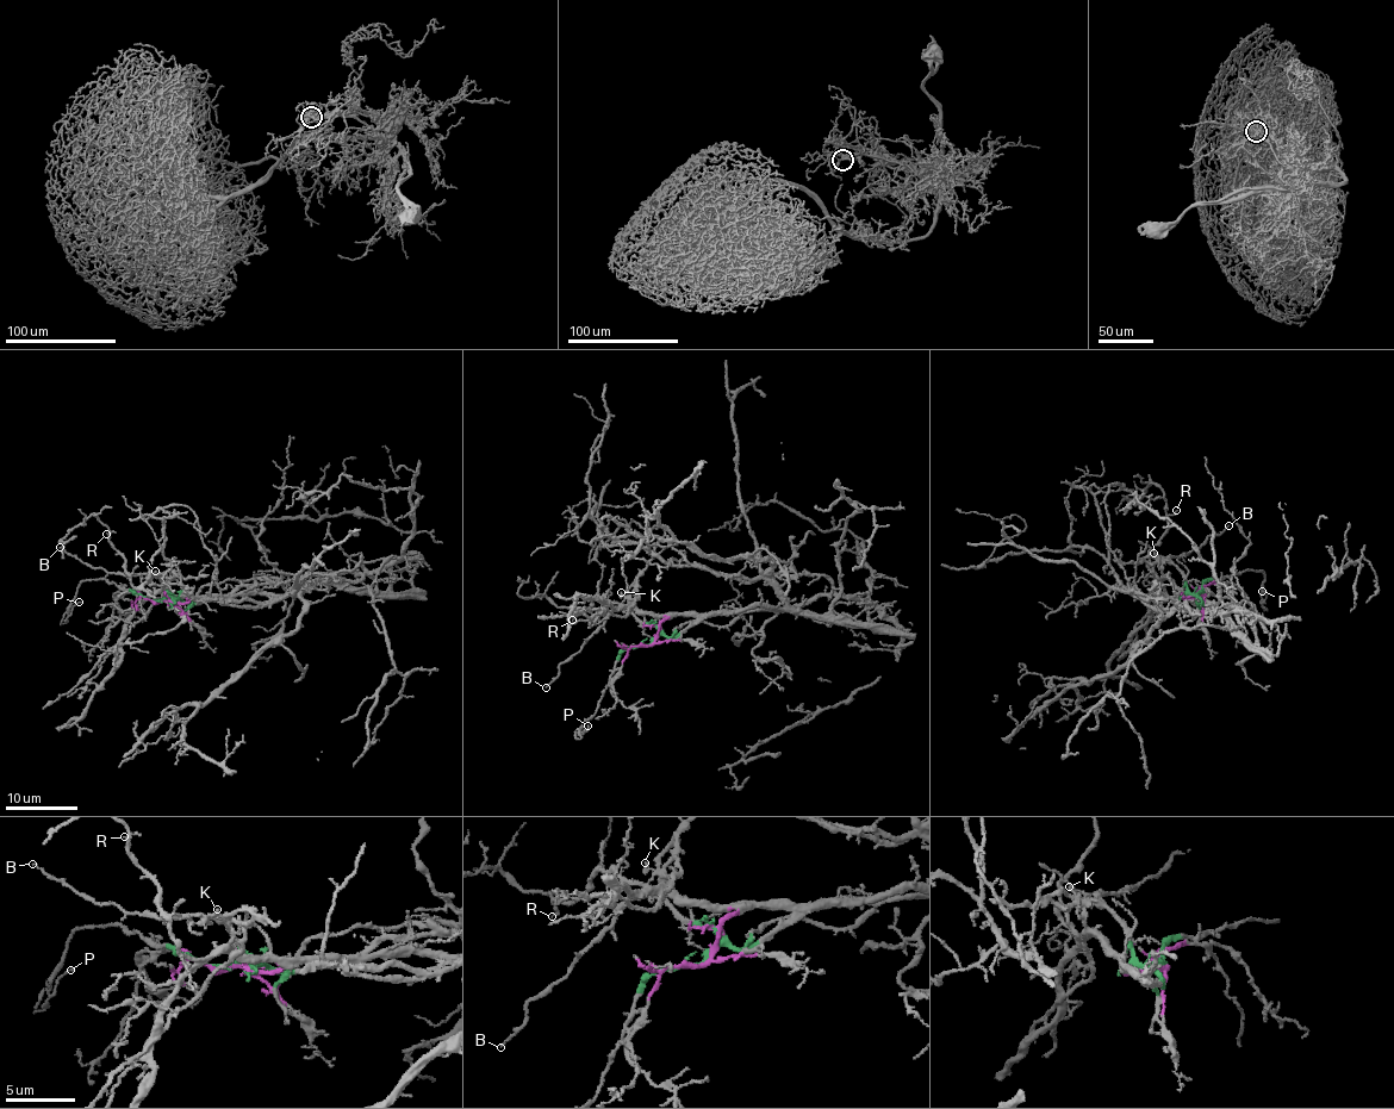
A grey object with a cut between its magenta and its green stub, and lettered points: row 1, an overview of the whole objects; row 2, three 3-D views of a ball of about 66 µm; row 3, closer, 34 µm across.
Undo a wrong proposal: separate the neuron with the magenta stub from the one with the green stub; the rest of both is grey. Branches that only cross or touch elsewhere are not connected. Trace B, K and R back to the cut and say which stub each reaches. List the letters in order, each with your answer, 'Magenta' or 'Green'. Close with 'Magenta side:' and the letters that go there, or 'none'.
B: Green
K: Green
R: Magenta
Magenta side: R

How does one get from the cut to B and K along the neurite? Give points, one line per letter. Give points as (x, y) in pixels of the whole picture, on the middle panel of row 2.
B: (648, 645), (659, 629), (641, 623), (627, 609), (614, 611), (559, 665), (559, 676), (546, 687)
K: (648, 645), (659, 629), (630, 611), (621, 591)

